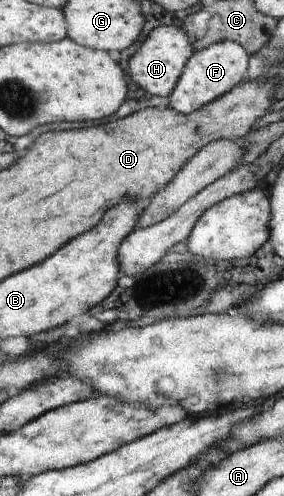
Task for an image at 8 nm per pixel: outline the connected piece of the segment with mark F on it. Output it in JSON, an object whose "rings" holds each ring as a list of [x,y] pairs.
{"rings":[[[218,41],[206,48],[194,51],[186,62],[184,70],[170,93],[169,104],[182,114],[190,114],[206,103],[220,98],[231,88],[246,80],[250,55],[240,44],[234,41]]]}

